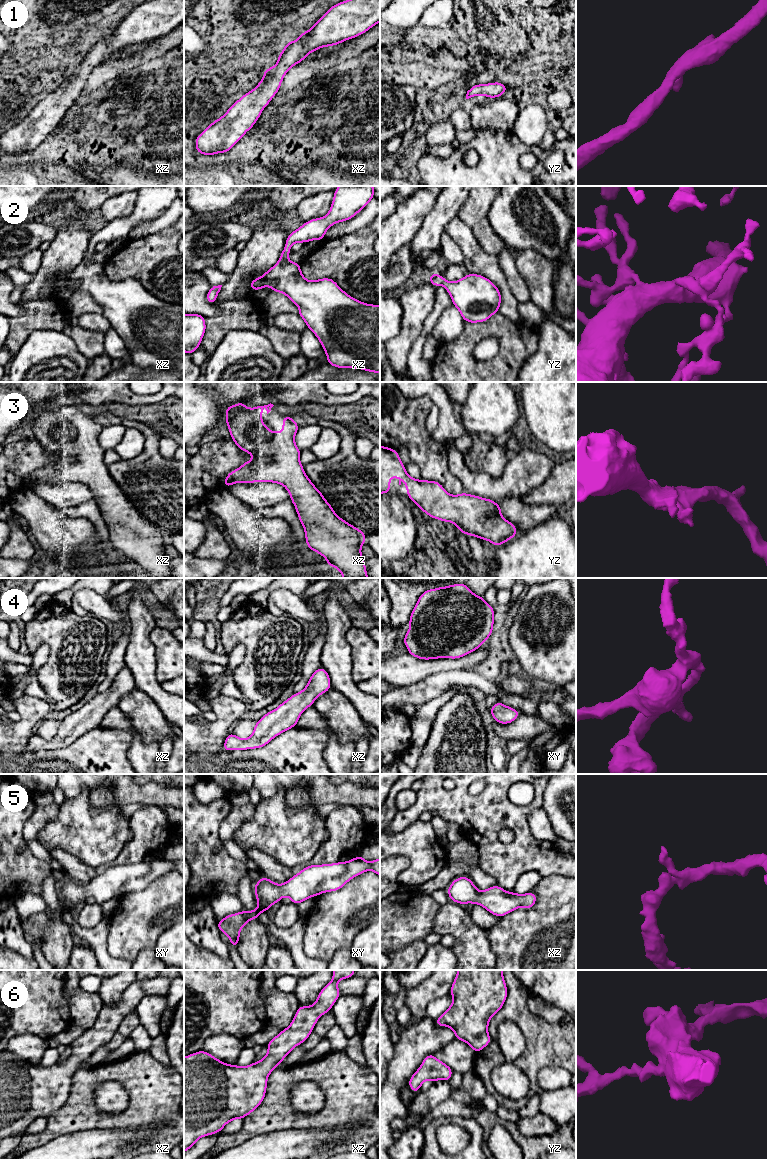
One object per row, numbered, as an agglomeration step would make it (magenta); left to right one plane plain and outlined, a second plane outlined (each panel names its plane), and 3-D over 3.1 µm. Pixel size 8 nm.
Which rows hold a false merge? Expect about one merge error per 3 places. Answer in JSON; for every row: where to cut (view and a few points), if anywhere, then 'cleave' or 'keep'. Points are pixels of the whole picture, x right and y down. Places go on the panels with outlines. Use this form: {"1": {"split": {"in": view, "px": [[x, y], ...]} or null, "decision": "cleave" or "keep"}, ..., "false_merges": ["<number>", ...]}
{"1": {"split": null, "decision": "keep"}, "2": {"split": null, "decision": "keep"}, "3": {"split": null, "decision": "keep"}, "4": {"split": null, "decision": "keep"}, "5": {"split": null, "decision": "keep"}, "6": {"split": null, "decision": "keep"}, "false_merges": []}

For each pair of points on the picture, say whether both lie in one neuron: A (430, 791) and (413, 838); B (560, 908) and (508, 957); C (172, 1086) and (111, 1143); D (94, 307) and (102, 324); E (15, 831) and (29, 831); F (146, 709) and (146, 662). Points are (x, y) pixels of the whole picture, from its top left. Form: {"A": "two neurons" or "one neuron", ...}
{"A": "two neurons", "B": "one neuron", "C": "two neurons", "D": "two neurons", "E": "two neurons", "F": "two neurons"}

